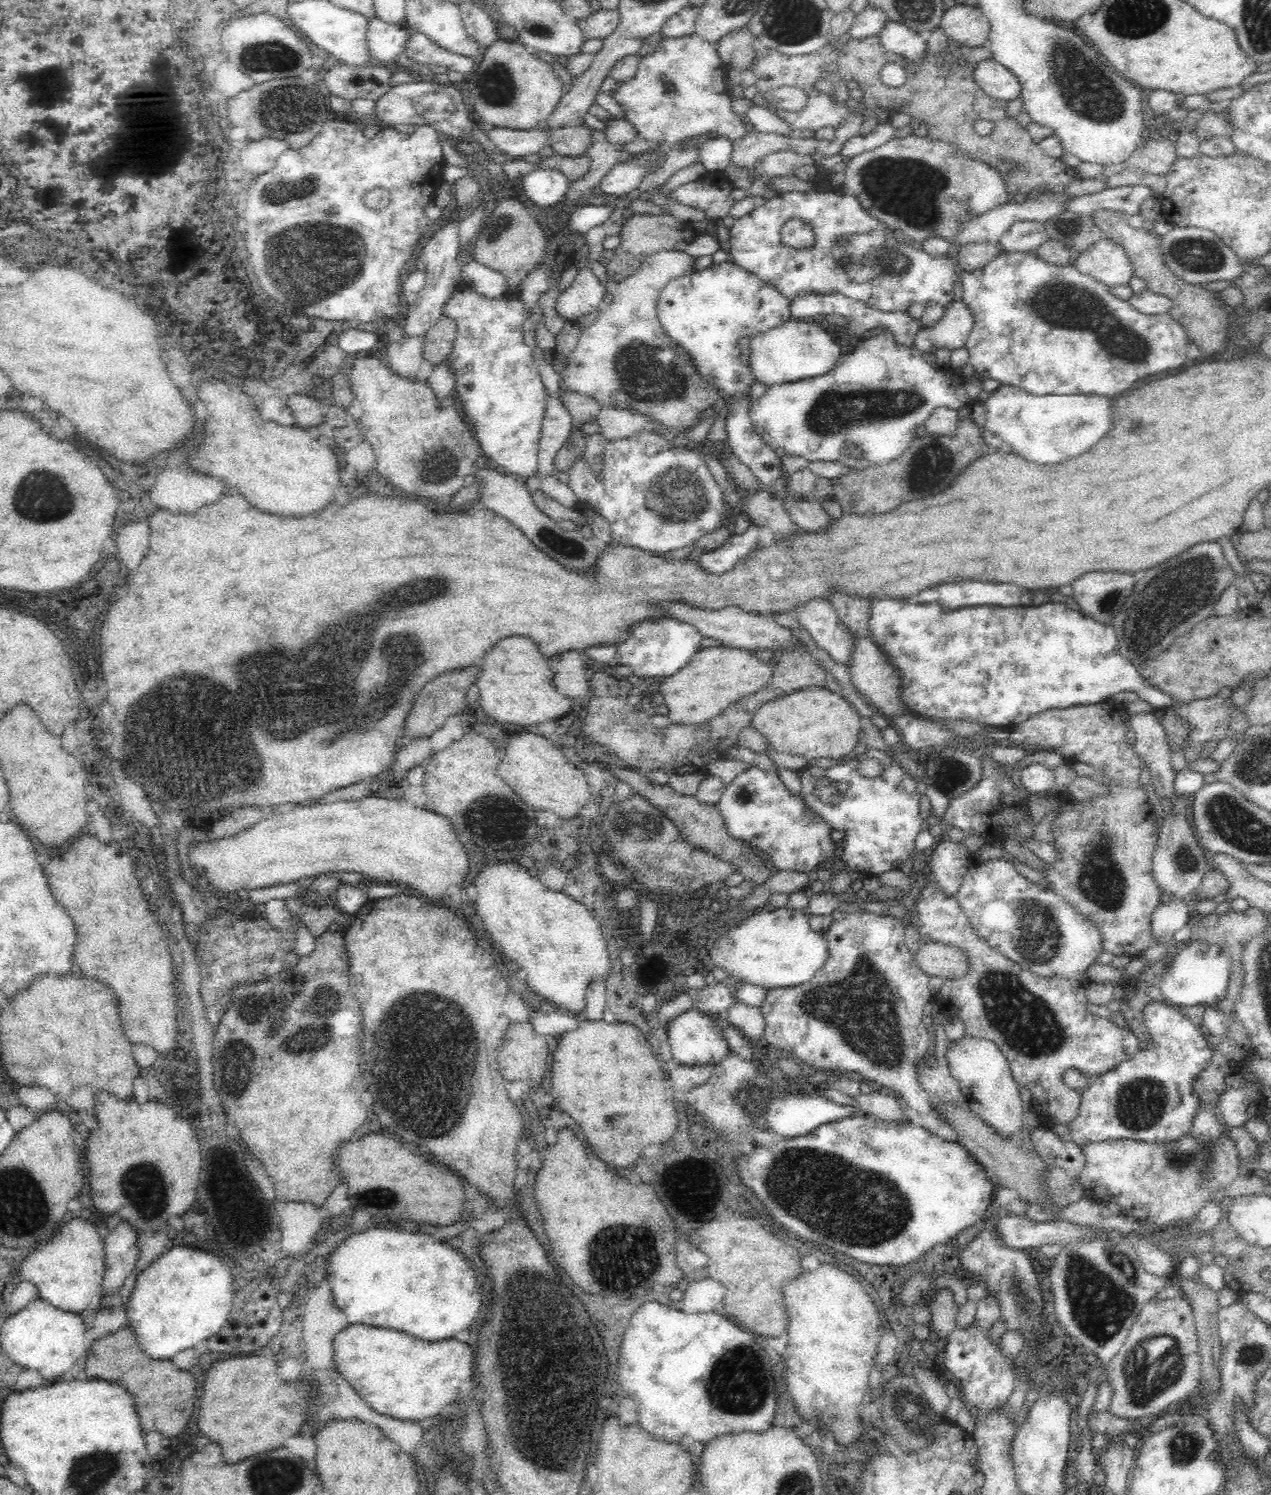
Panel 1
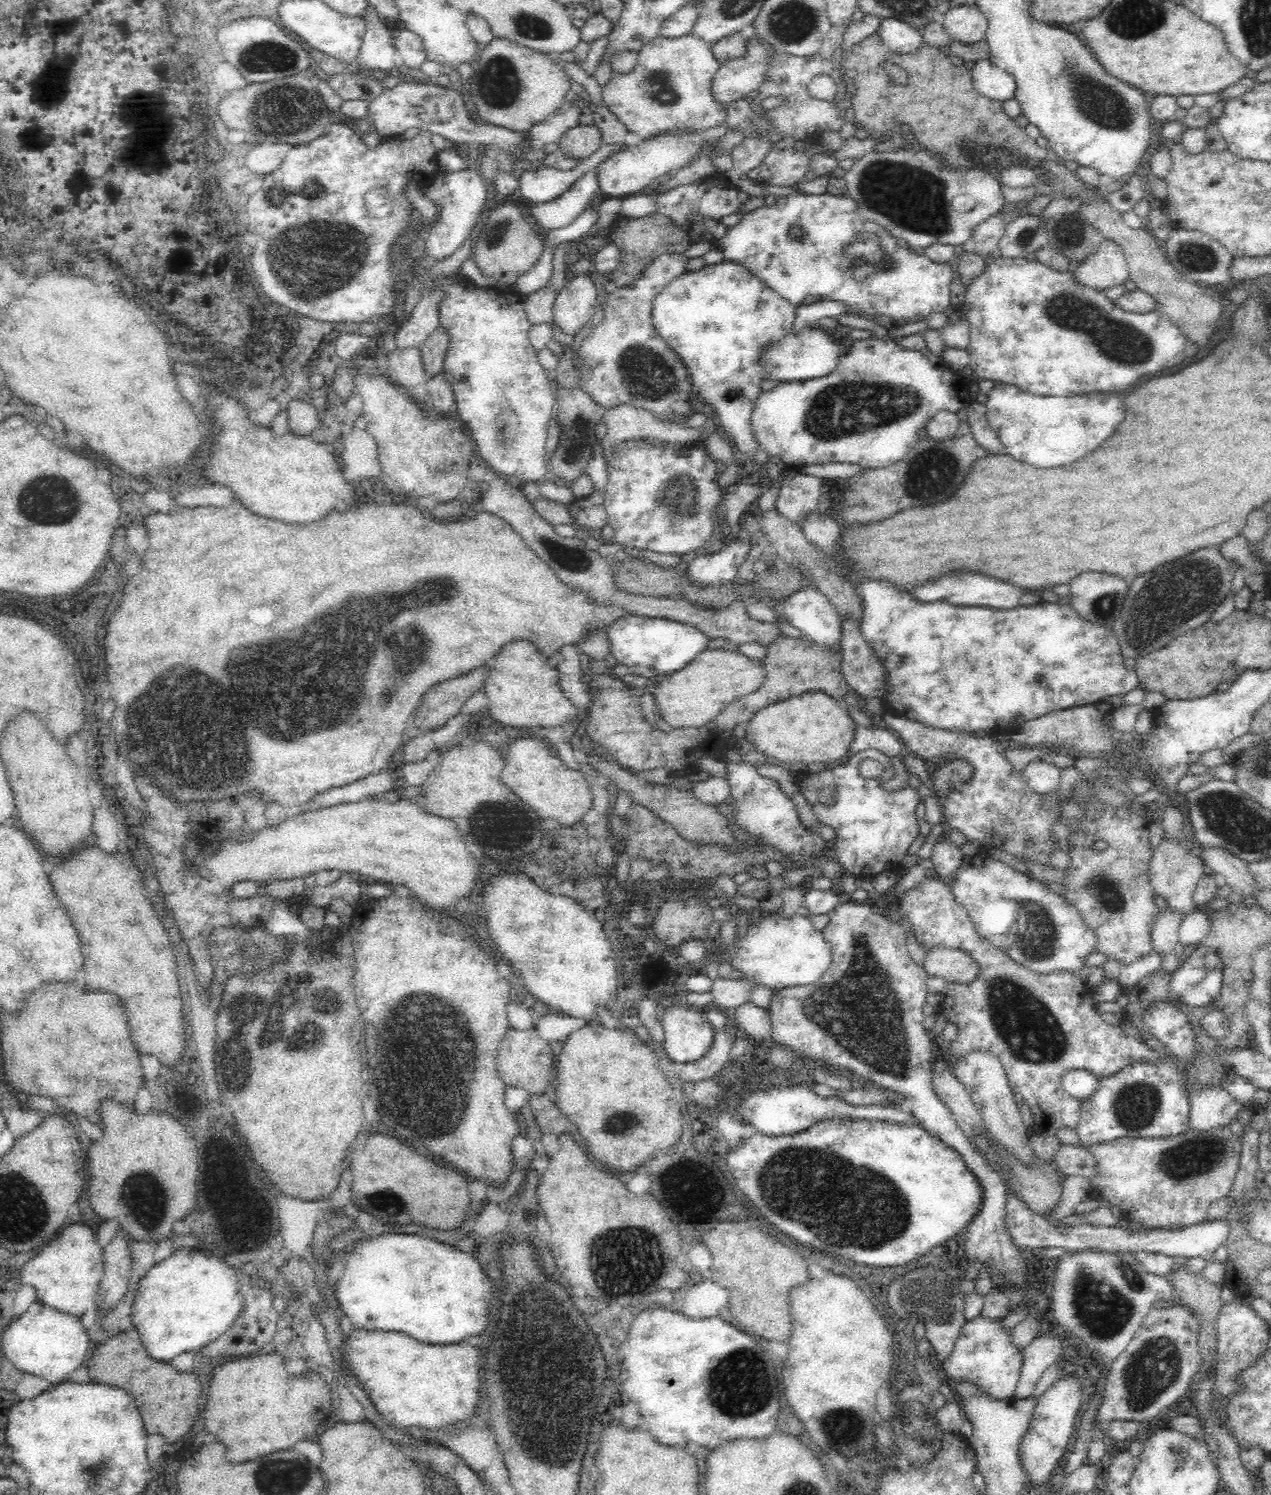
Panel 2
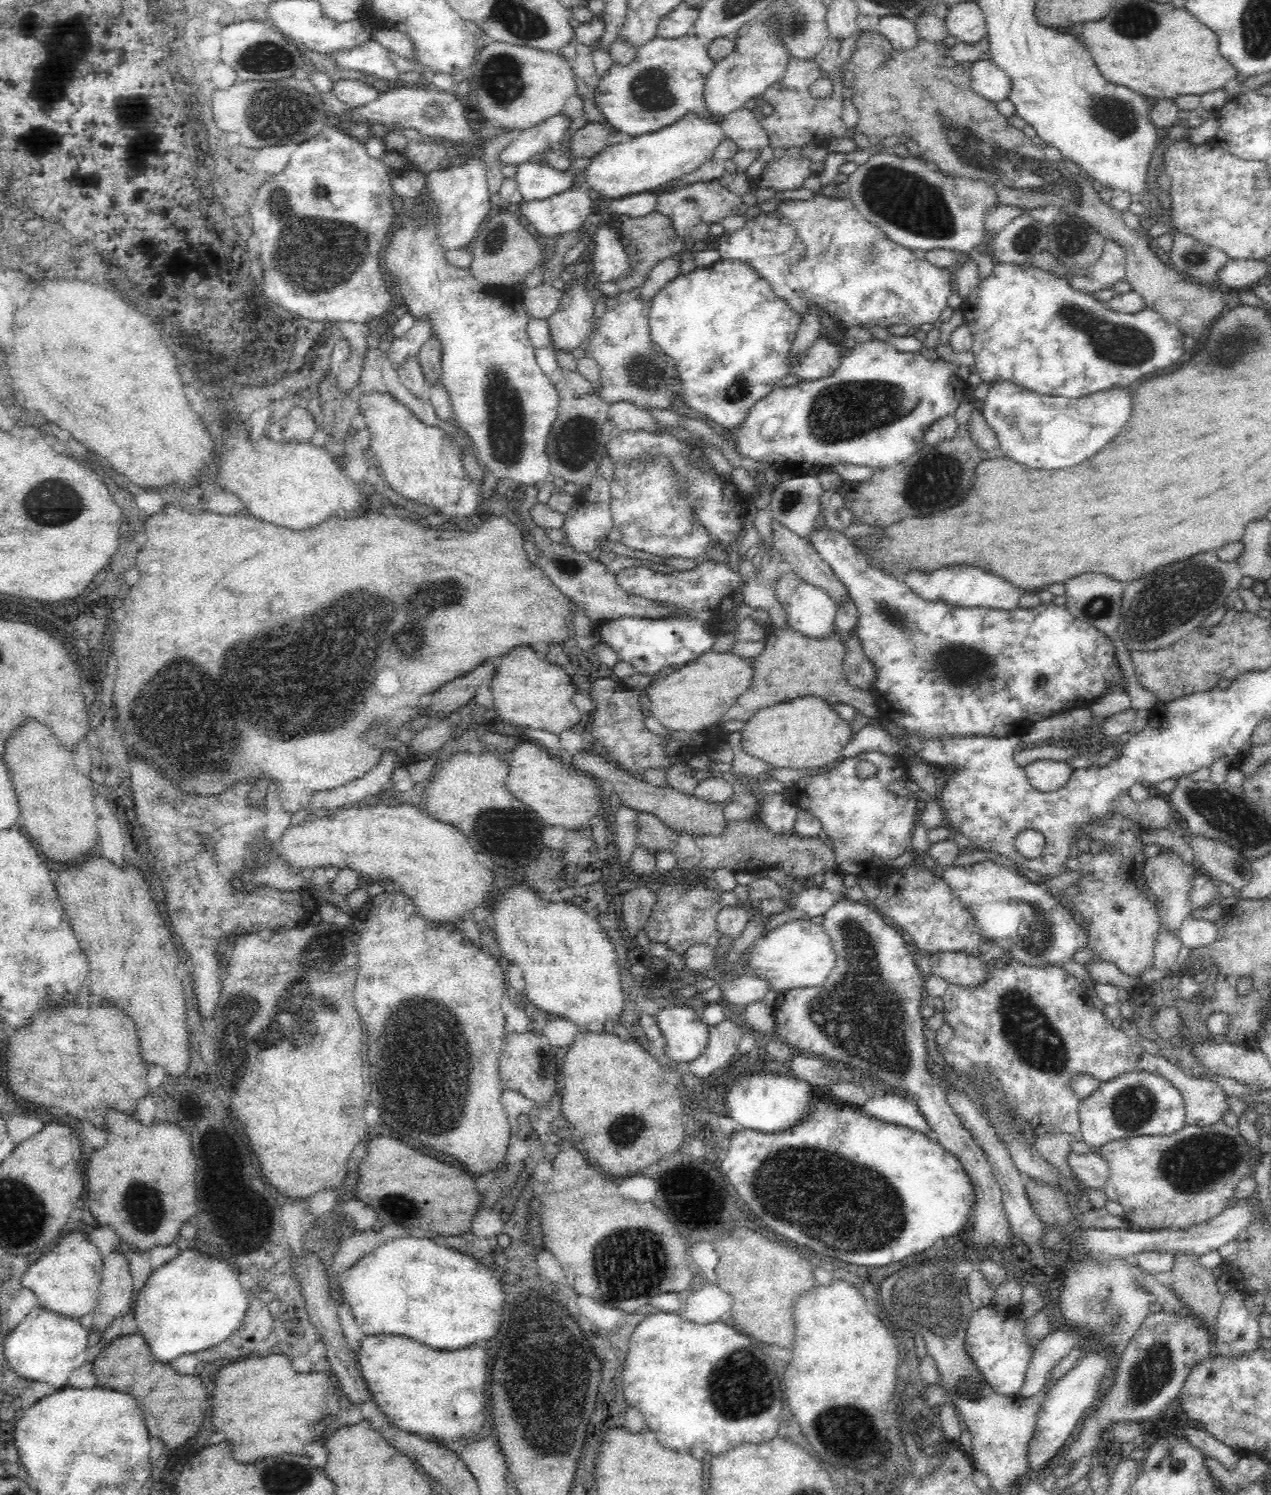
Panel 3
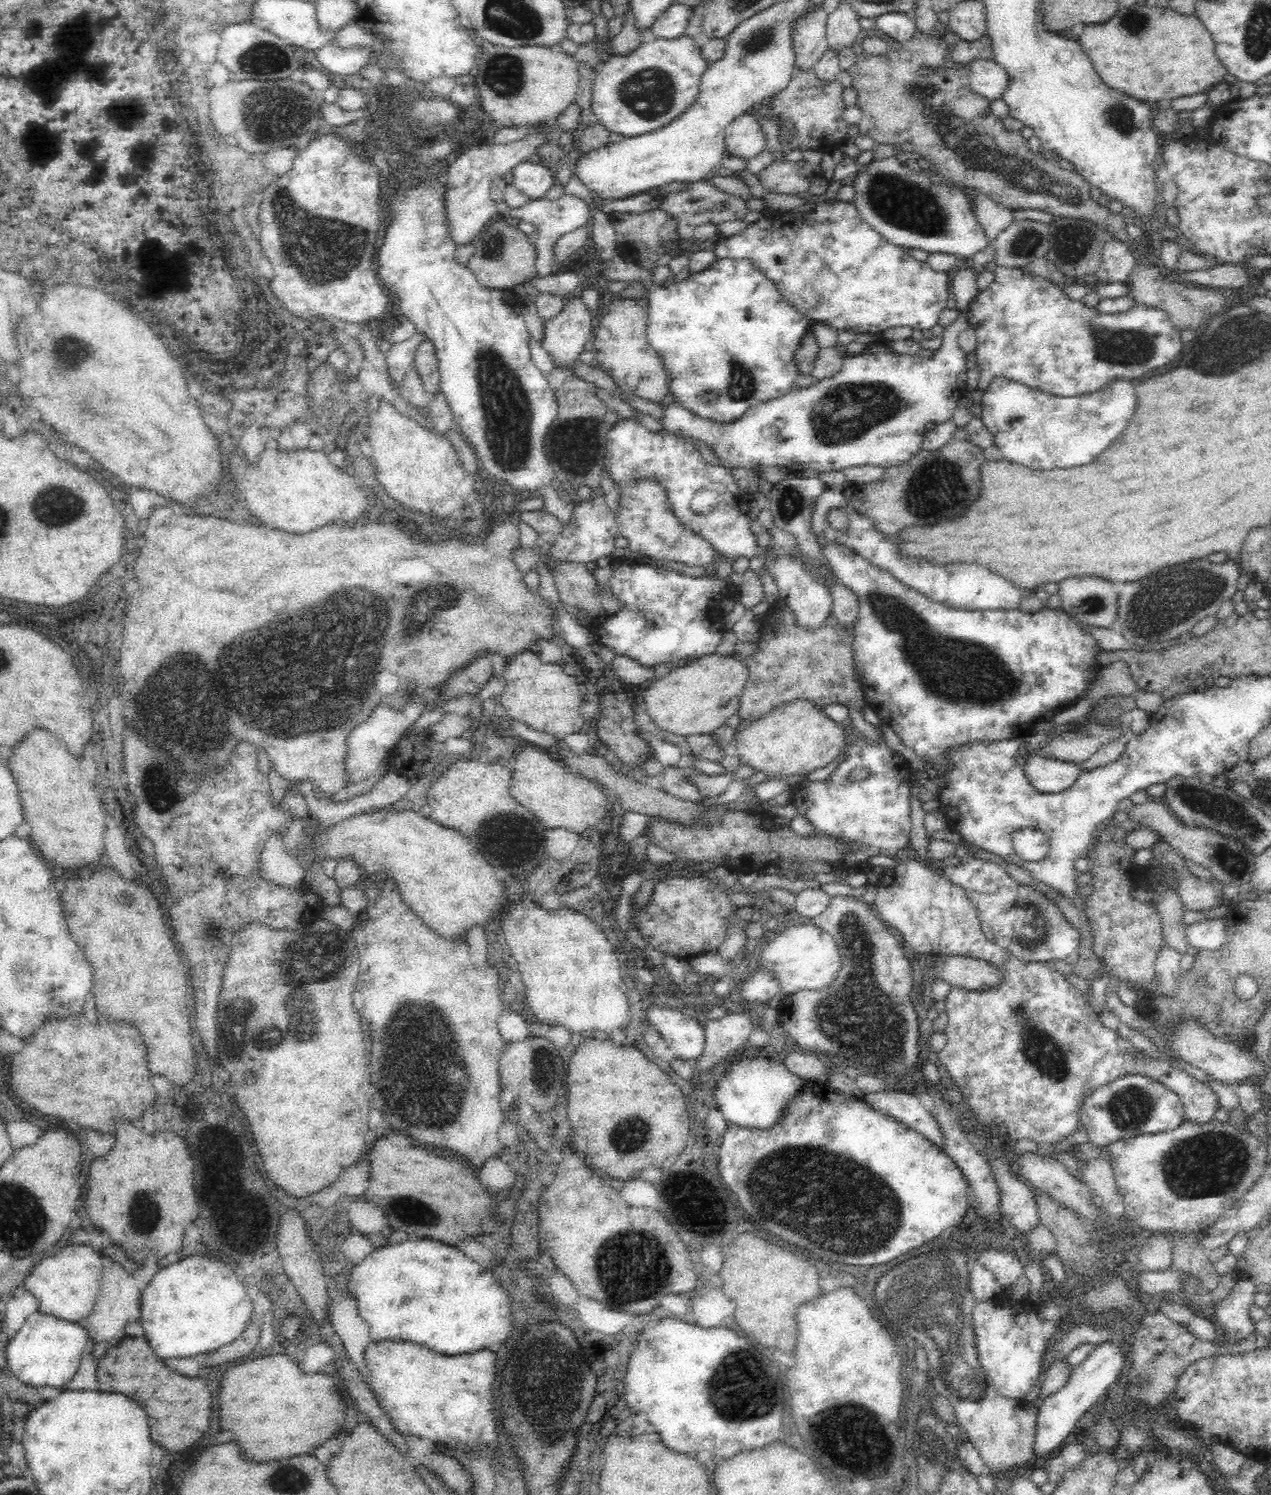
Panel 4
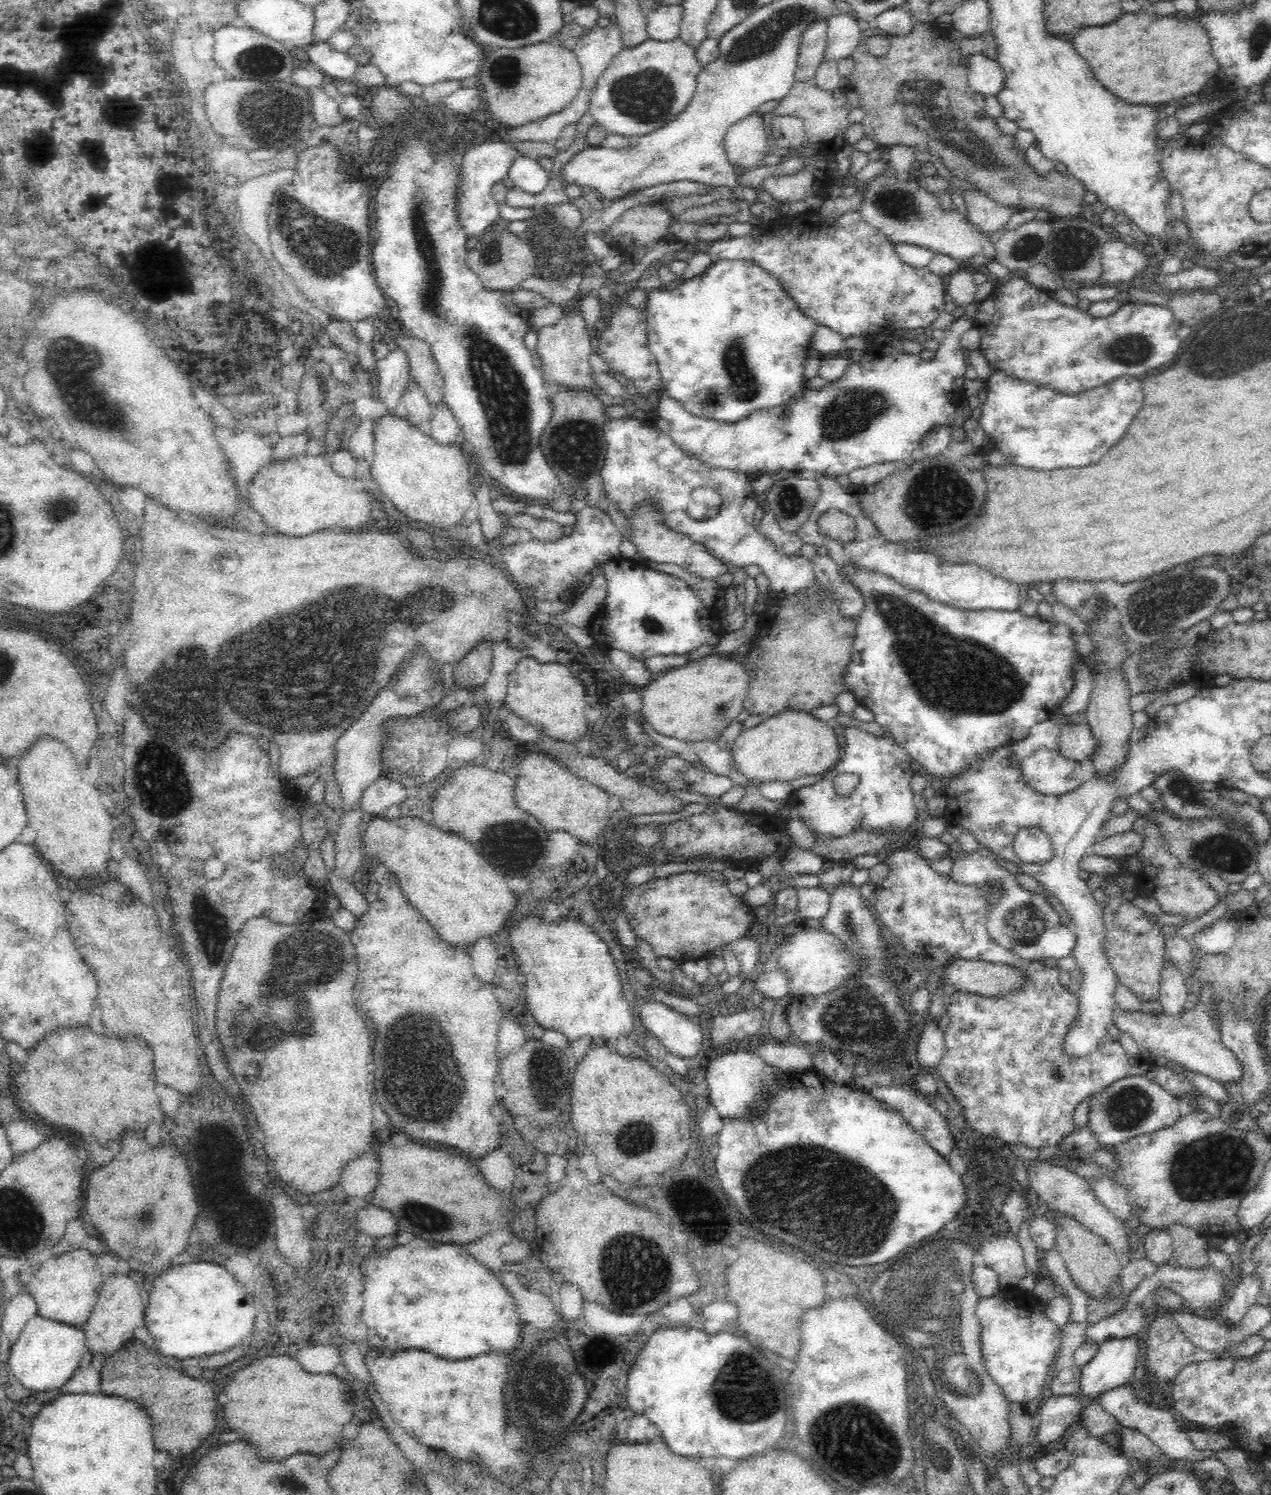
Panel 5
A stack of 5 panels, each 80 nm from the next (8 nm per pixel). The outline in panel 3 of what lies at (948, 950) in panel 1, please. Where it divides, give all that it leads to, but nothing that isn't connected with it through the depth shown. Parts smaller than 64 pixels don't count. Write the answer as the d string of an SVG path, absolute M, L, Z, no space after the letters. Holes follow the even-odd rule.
M934 952L927 954L932 975L938 975L950 985L976 986L988 969L980 959L964 952Z

